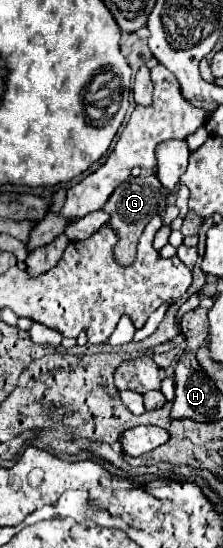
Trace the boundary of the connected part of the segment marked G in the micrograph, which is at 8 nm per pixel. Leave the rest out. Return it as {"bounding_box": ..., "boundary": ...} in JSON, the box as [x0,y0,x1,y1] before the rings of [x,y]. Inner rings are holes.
{"bounding_box":[103,175,171,265],"boundary":[[[157,175],[129,177],[129,181],[121,183],[117,187],[117,191],[113,191],[113,195],[105,203],[103,211],[111,215],[111,221],[107,225],[113,227],[117,231],[117,235],[119,235],[117,249],[121,249],[121,255],[117,255],[115,259],[121,265],[129,265],[129,263],[135,261],[137,243],[139,243],[139,237],[141,237],[145,225],[149,223],[149,219],[153,219],[153,215],[163,215],[165,213],[169,195],[171,195],[171,191],[165,191],[165,187],[161,187],[161,181],[157,179]],[[115,217],[117,217],[117,221],[115,221]]]}

